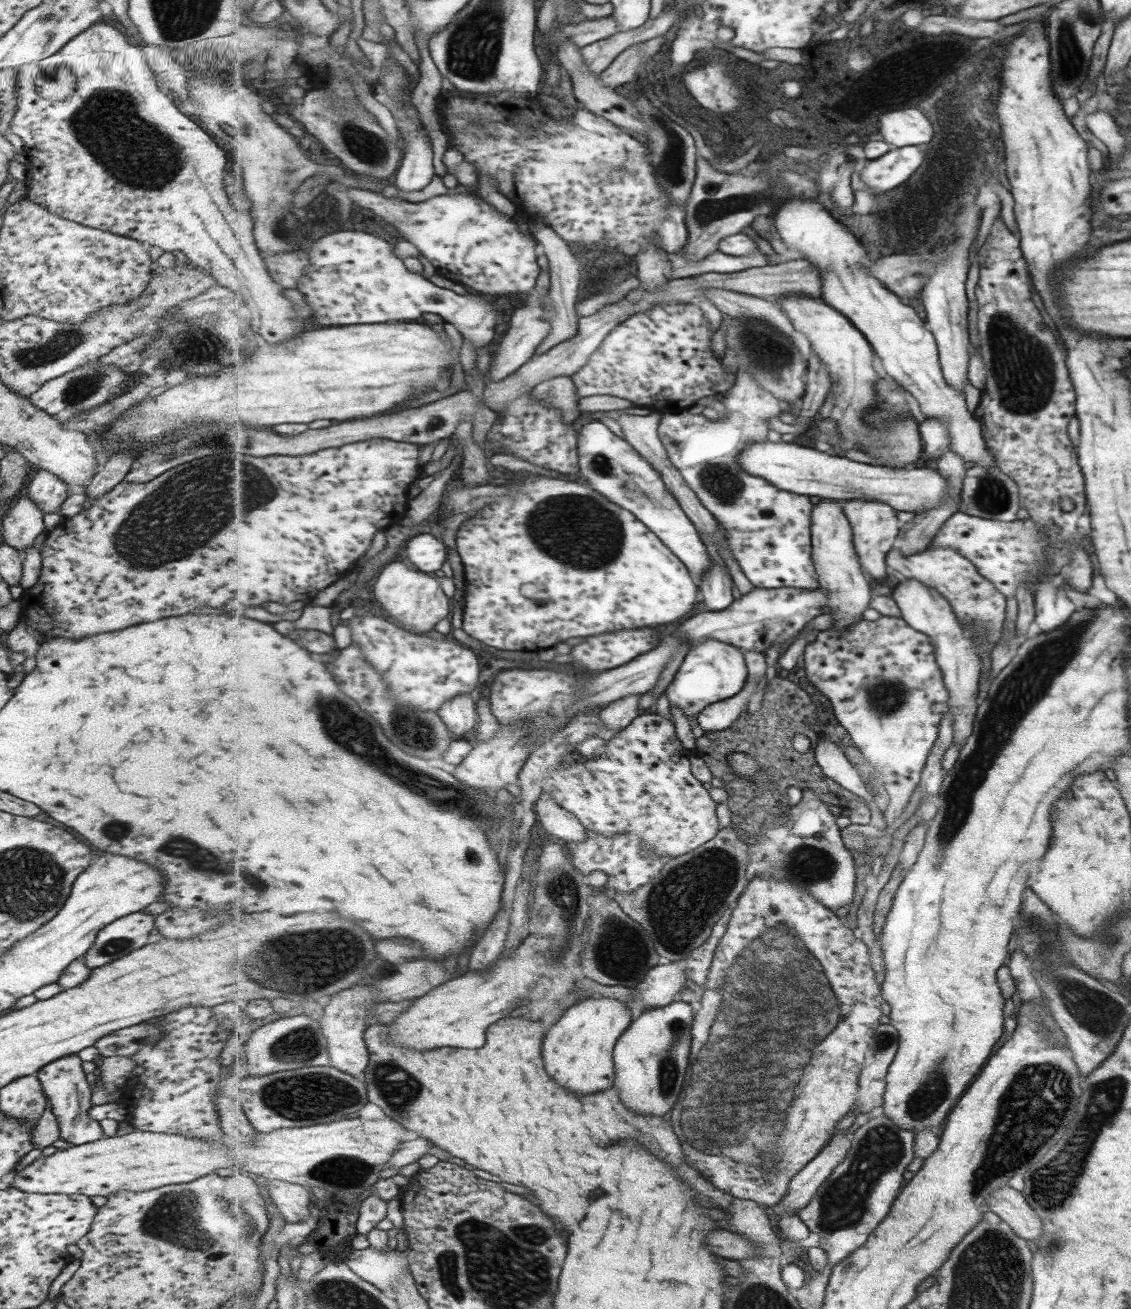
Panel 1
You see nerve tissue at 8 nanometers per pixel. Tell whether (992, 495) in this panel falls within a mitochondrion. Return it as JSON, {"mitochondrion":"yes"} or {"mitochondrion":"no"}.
{"mitochondrion":"yes"}

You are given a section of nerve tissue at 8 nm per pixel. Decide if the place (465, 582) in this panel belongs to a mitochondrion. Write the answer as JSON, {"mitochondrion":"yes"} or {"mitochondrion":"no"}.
{"mitochondrion":"no"}

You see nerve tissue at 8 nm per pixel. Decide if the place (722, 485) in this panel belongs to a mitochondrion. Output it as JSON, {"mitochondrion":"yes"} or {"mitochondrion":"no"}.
{"mitochondrion":"yes"}

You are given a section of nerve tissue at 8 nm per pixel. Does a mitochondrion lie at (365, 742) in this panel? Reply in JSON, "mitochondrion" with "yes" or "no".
{"mitochondrion":"yes"}

